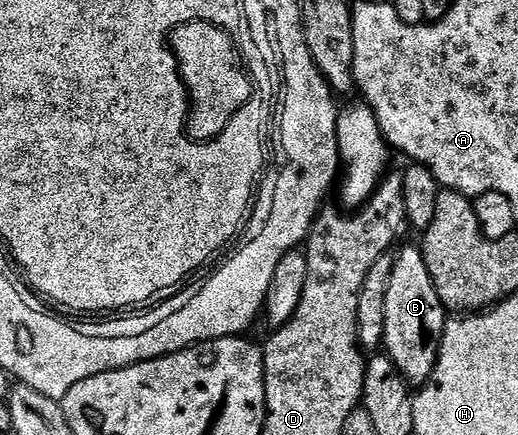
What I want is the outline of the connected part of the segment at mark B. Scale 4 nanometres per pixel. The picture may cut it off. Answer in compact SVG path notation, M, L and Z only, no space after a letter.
M416 245L396 251L391 268L391 284L387 284L387 316L383 350L398 373L410 387L420 388L431 376L437 363L441 337L445 331L447 311L427 272L420 249Z

